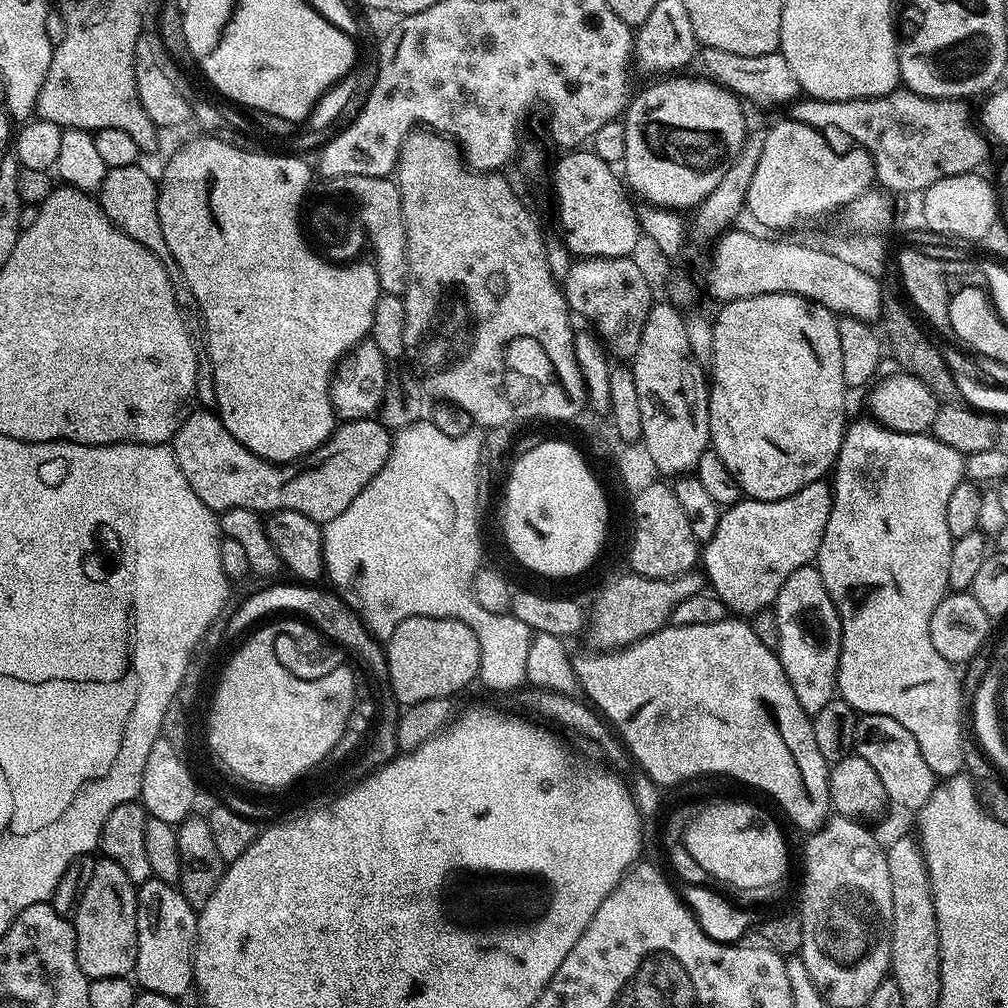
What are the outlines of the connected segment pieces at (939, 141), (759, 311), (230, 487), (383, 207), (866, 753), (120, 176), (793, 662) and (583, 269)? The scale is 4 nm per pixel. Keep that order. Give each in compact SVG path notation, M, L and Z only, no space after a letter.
M901 86L896 91L886 94L885 96L875 96L869 100L814 100L811 98L797 98L790 105L791 119L802 122L811 128L821 130L829 130L828 128L837 128L844 136L849 136L852 139L853 145L865 148L870 154L870 158L874 162L874 170L876 171L875 183L881 189L889 188L892 192L916 192L922 194L930 186L934 186L934 182L938 182L943 176L957 176L963 172L976 172L979 169L979 164L988 156L988 144L990 140L987 135L972 120L968 117L967 103L964 100L931 100L929 96L920 96L917 92L910 92L907 88Z
M758 294L741 300L730 300L723 305L720 313L712 320L714 346L713 360L710 367L710 387L708 389L708 421L710 422L711 451L726 462L726 470L734 474L734 482L738 482L741 493L753 500L781 500L790 498L802 490L802 486L810 486L810 482L823 480L833 471L836 459L842 446L846 419L844 420L844 379L842 378L842 350L838 346L837 317L821 304L794 294Z
M192 410L172 437L170 447L182 474L186 474L186 482L190 482L190 490L194 490L194 494L206 502L211 512L219 514L231 508L254 510L261 514L294 510L298 514L306 514L306 518L323 526L338 518L338 514L342 514L342 510L346 510L346 506L350 506L350 502L362 494L362 490L378 475L382 466L386 466L392 453L392 438L393 433L379 419L346 420L322 447L303 460L291 464L271 464L269 460L258 458L258 454L246 450L246 446L242 446L238 438L226 430L215 411Z
M341 176L338 184L346 195L353 196L361 204L358 219L364 225L370 252L372 248L371 259L378 274L381 293L403 297L408 289L408 243L406 222L402 218L402 198L395 179L386 176Z
M861 715L856 721L854 752L864 758L874 773L878 774L893 805L896 803L898 807L916 814L926 806L926 802L930 802L930 794L936 789L938 778L930 766L926 766L926 758L922 758L922 750L918 742L914 742L914 734L910 734L906 726L894 722L894 718Z
M135 163L130 166L108 169L98 193L100 208L106 214L106 218L110 218L110 222L114 222L114 226L118 226L118 230L122 230L122 234L130 234L130 238L134 238L134 242L142 242L142 246L146 246L146 250L150 250L150 254L154 254L154 258L158 258L158 262L162 262L172 283L172 288L176 292L176 301L180 311L184 313L184 325L188 327L189 332L199 333L202 328L200 307L196 305L196 299L190 286L184 281L184 275L178 262L174 262L174 254L170 254L170 246L166 246L166 238L162 238L162 226L158 222L160 189L154 176L140 167L139 163Z
M812 564L794 570L794 574L790 574L786 582L782 582L774 613L778 630L777 646L774 651L782 662L782 670L786 670L786 678L790 678L790 686L794 686L798 706L802 706L806 713L815 714L837 695L840 619L834 602L822 582L822 574Z
M629 257L622 258L580 258L573 263L570 274L562 282L564 297L568 300L568 307L577 317L581 316L584 320L589 320L609 353L620 362L631 361L638 350L638 342L642 342L642 330L648 321L648 315L654 303L654 295L650 288L646 286L644 275Z

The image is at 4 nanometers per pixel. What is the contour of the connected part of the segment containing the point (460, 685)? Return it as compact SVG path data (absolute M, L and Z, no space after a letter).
M415 616L406 618L390 634L386 642L386 655L388 658L387 687L392 687L391 694L400 706L426 702L430 698L452 698L455 692L460 692L472 679L479 677L482 672L480 658L480 643L474 636L474 630L466 626L466 622L458 622L454 618L426 618Z

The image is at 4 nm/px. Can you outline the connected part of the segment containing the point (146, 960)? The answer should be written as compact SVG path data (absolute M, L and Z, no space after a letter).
M158 879L139 885L138 902L138 954L134 980L143 991L179 998L186 995L194 984L192 957L196 955L197 909L191 908L179 887Z

